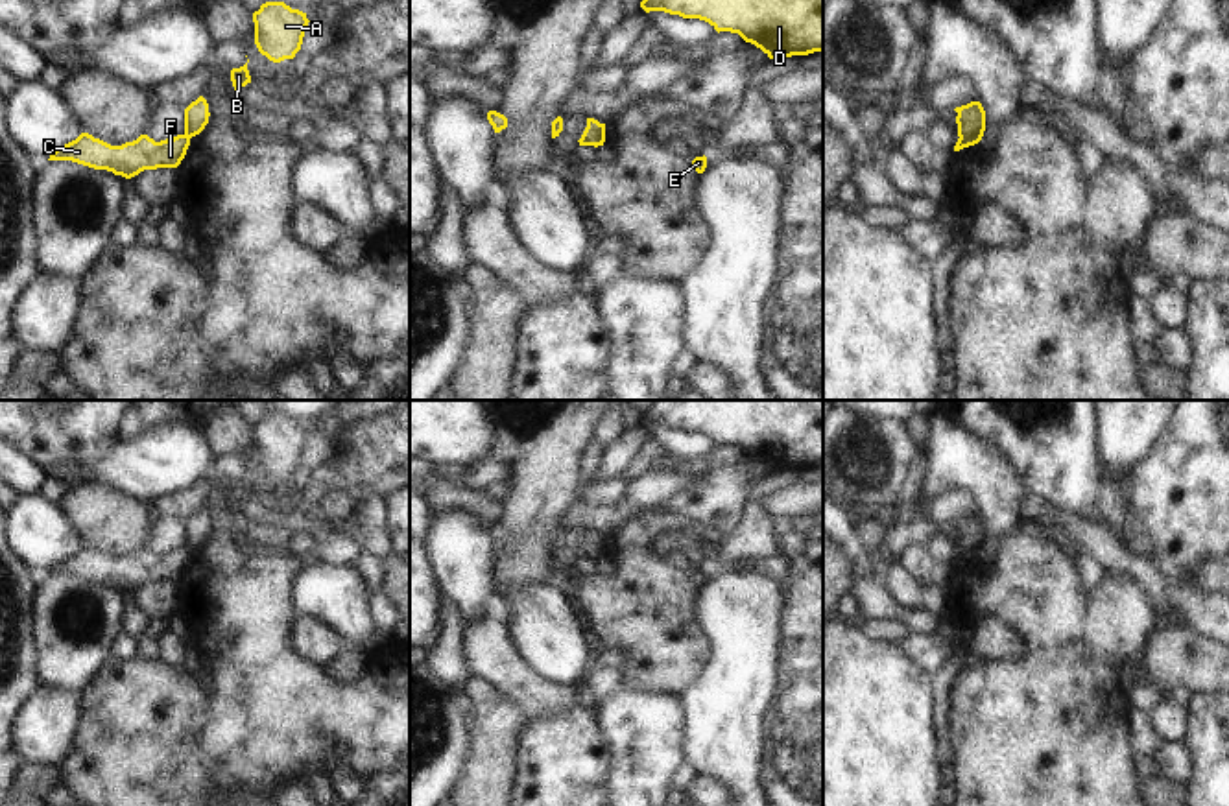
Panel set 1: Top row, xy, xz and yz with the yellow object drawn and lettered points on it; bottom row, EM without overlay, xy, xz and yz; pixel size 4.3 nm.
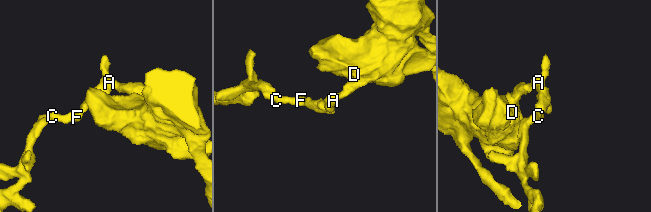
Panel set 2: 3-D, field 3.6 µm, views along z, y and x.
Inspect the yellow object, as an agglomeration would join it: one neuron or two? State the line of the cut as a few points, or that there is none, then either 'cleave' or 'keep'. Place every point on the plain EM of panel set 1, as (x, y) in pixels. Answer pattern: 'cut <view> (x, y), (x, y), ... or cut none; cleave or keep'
cut yz (960, 548), (980, 552); cleave

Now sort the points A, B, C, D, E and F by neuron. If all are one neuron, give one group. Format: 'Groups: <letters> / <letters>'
Groups: A B D E / C F.

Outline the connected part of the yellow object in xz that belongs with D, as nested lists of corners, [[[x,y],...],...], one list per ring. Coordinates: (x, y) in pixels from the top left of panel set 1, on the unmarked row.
[[[655,400],[640,421],[738,446],[770,472],[823,465],[823,400]]]

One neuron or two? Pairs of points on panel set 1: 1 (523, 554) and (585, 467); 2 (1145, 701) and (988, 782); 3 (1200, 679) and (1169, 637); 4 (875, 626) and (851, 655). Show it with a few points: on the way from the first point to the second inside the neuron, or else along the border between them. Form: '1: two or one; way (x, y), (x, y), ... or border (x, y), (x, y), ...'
1: two; border (593, 436), (578, 460), (578, 473), (584, 482)
2: two; border (1126, 692), (1133, 707)
3: one; way (1196, 668), (1176, 648)
4: two; border (855, 624), (870, 640), (897, 644)

